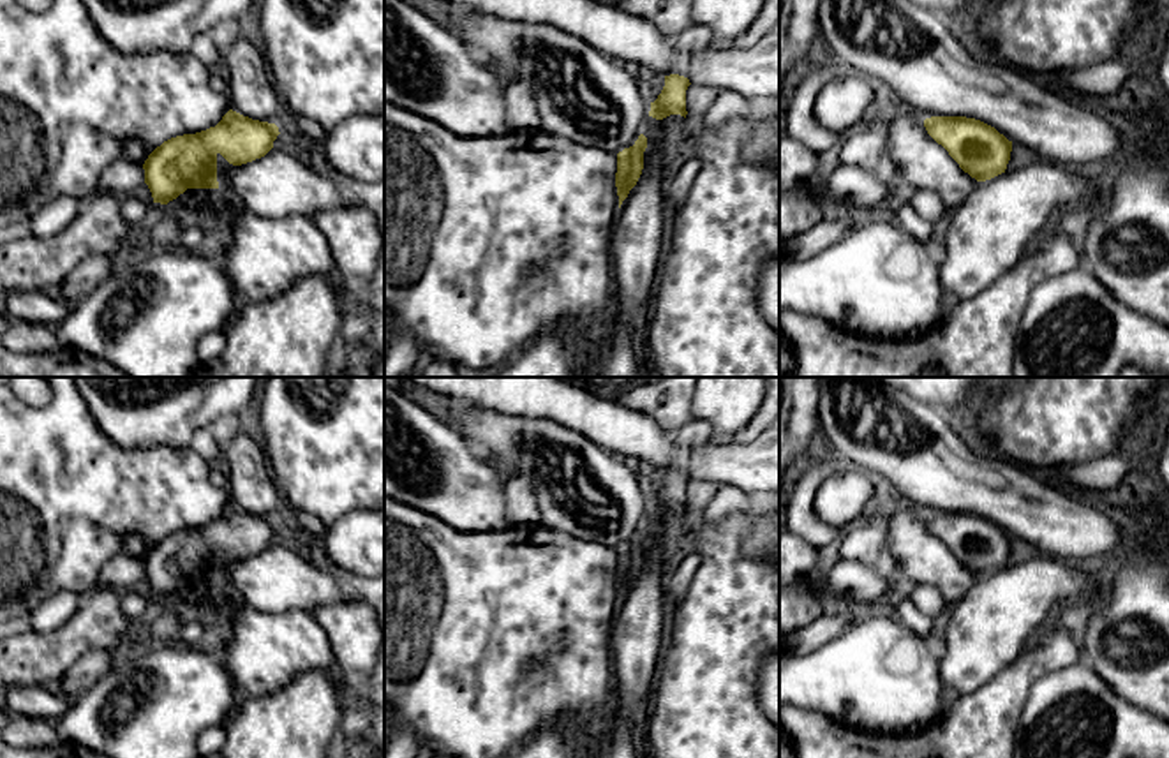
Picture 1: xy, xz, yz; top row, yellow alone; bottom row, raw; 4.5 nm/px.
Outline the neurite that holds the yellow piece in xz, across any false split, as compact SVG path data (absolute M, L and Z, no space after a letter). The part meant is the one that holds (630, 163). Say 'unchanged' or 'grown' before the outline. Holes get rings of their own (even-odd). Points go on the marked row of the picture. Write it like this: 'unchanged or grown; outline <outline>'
unchanged; outline M640 134L633 146L617 153L615 187L619 196L619 208L642 175L645 148L647 137Z

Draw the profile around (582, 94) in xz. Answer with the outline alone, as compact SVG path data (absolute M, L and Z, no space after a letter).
M473 9L457 19L455 33L504 81L524 78L529 83L541 120L540 130L615 155L633 146L642 134L651 111L642 78L580 37L552 25L511 21Z

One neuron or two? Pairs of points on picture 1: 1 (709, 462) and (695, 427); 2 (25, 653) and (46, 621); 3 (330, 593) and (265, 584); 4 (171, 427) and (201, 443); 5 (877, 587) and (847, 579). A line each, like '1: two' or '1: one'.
1: two
2: two
3: one
4: two
5: one

